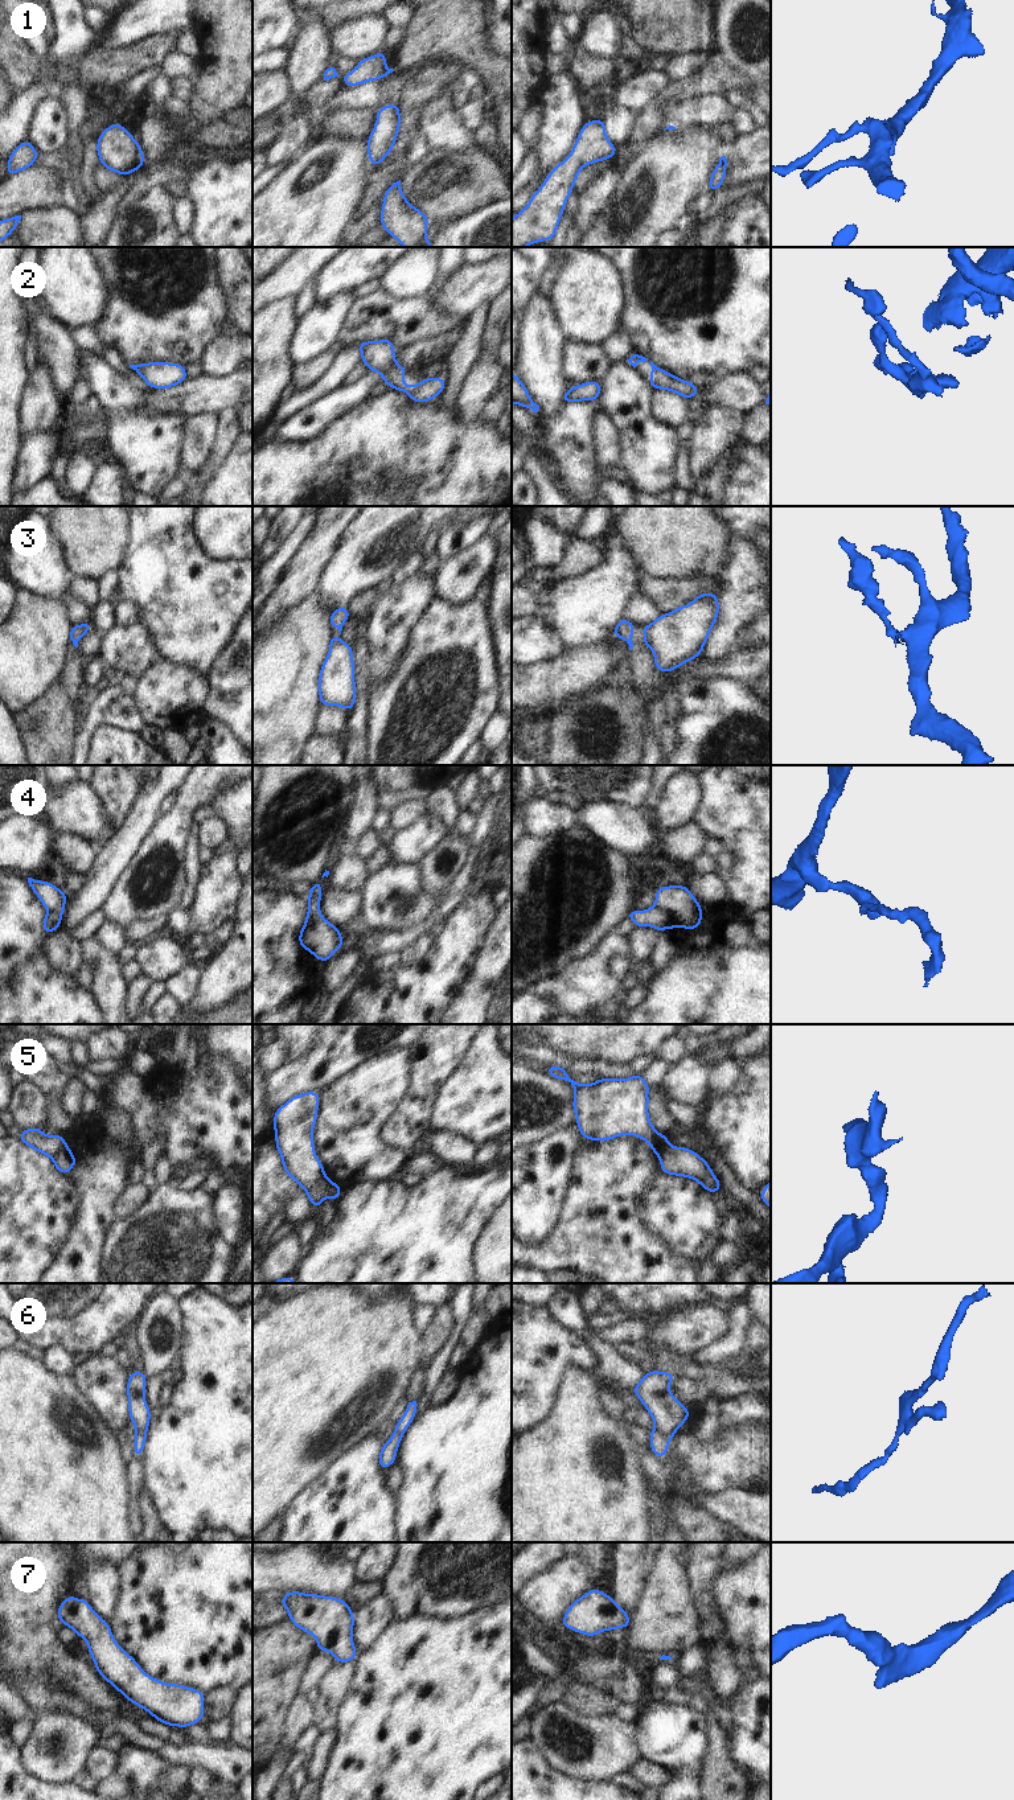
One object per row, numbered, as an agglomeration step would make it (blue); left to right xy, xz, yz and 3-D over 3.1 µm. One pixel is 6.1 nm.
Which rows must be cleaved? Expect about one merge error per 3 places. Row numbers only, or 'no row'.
4, 5, 6

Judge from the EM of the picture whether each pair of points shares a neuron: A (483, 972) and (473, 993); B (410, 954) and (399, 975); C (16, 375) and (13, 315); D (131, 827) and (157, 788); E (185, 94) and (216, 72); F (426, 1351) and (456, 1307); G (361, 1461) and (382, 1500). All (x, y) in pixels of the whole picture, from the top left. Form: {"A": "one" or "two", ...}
{"A": "one", "B": "two", "C": "one", "D": "one", "E": "two", "F": "two", "G": "one"}

